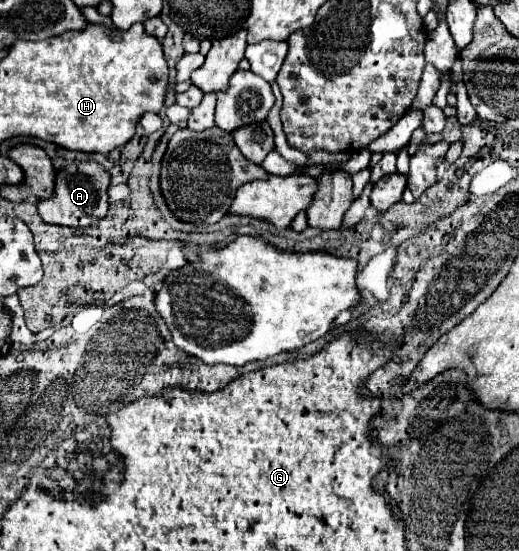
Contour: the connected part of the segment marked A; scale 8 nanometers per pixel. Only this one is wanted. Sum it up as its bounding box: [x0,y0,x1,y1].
[37,161,111,227]

